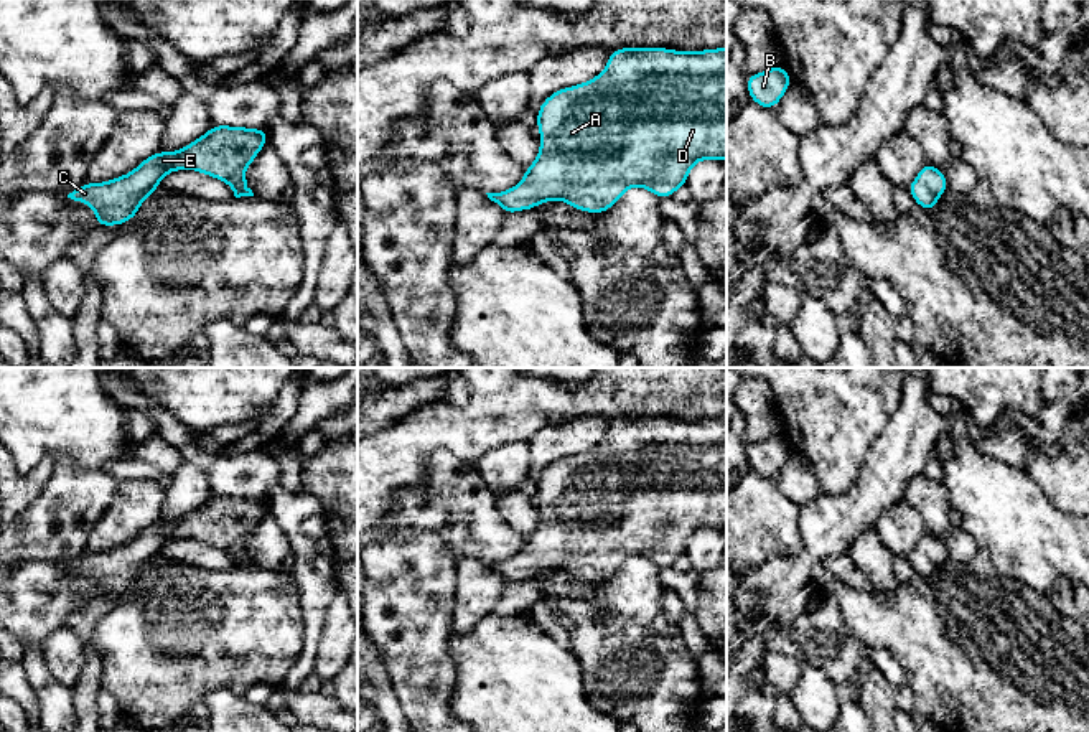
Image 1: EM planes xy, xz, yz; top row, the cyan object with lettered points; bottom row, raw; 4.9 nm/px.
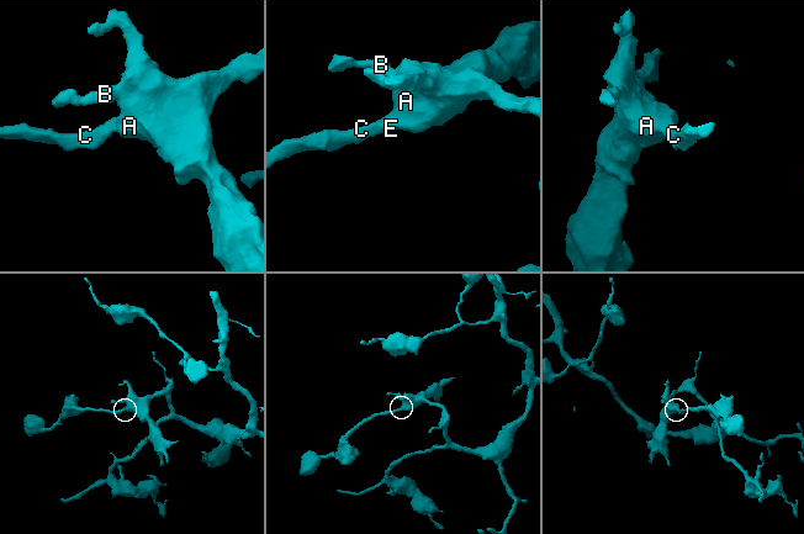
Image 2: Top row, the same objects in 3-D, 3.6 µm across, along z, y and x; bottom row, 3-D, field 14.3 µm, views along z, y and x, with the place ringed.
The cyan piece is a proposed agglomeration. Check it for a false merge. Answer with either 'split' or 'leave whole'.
leave whole

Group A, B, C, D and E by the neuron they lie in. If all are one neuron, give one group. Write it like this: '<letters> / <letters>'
A B C D E

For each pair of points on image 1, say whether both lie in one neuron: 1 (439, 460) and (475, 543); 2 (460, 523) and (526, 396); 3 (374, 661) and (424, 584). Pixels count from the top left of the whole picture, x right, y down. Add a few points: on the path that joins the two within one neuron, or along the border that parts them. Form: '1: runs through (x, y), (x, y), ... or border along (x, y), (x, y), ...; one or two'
1: runs through (448, 480), (455, 502), (472, 523); one
2: border along (437, 450), (447, 449), (473, 465); two
3: border along (374, 643), (394, 688); two

